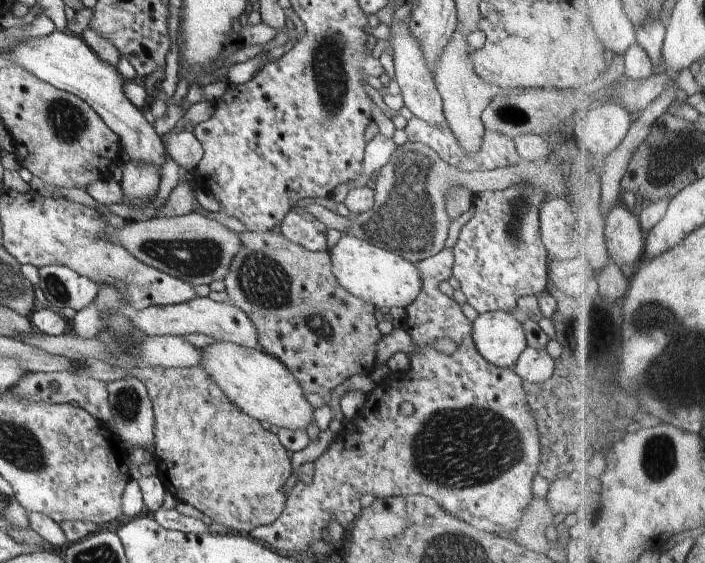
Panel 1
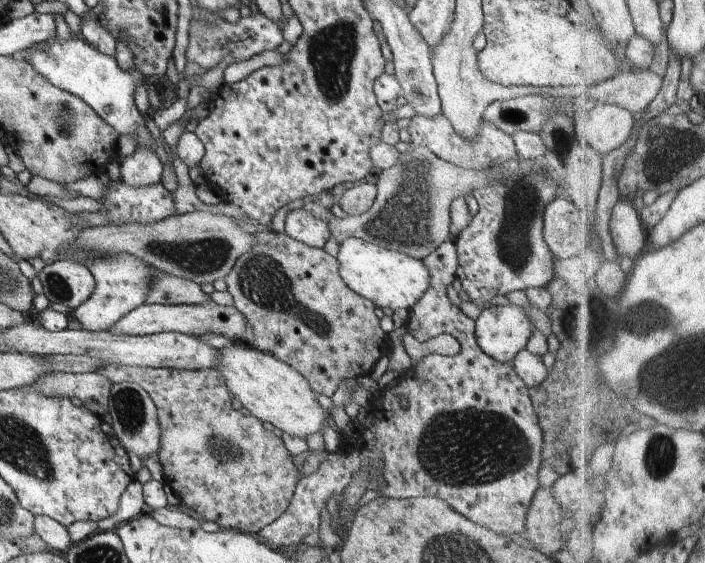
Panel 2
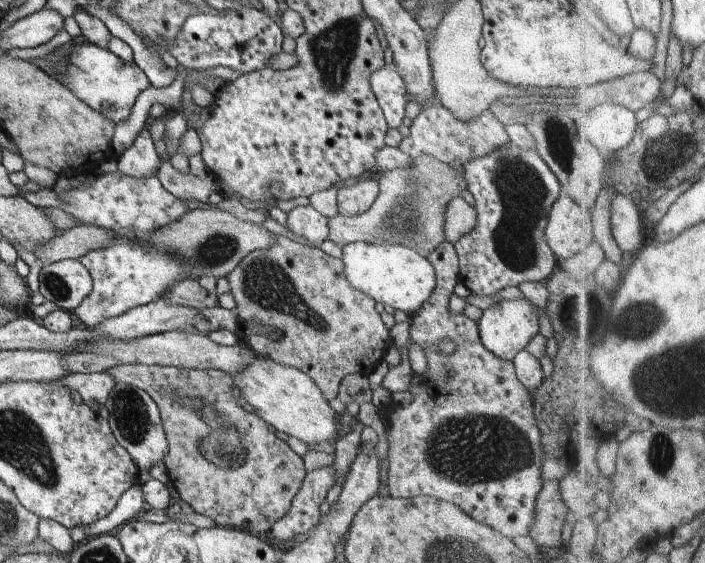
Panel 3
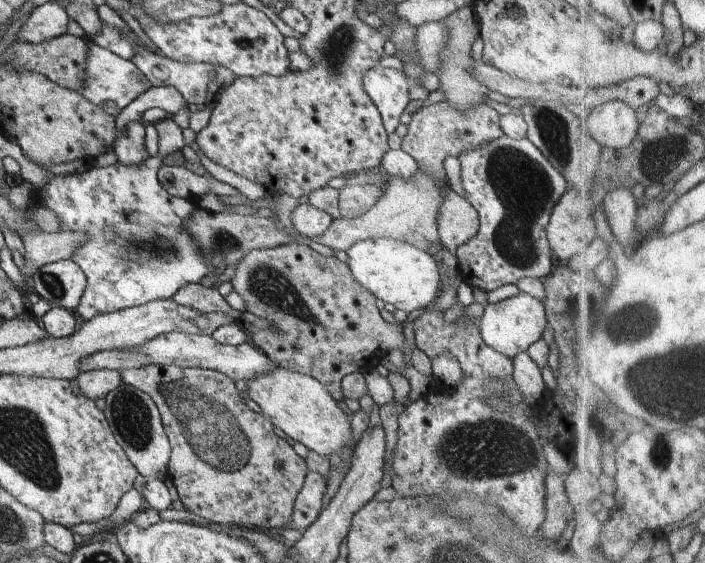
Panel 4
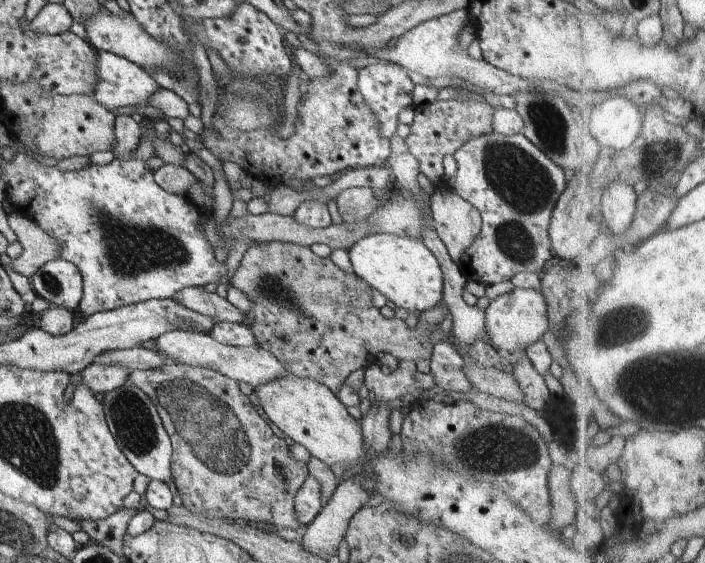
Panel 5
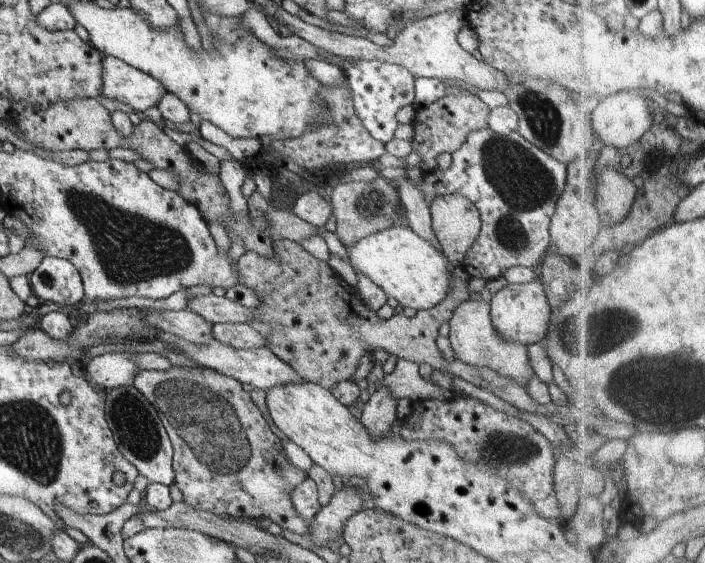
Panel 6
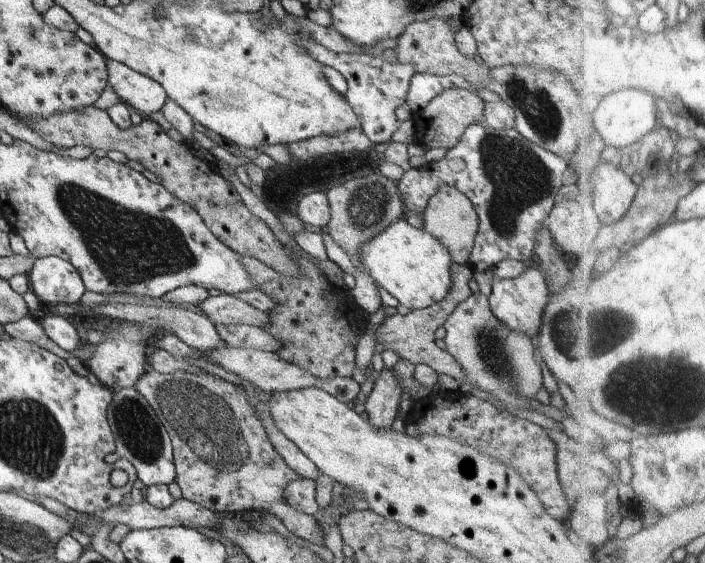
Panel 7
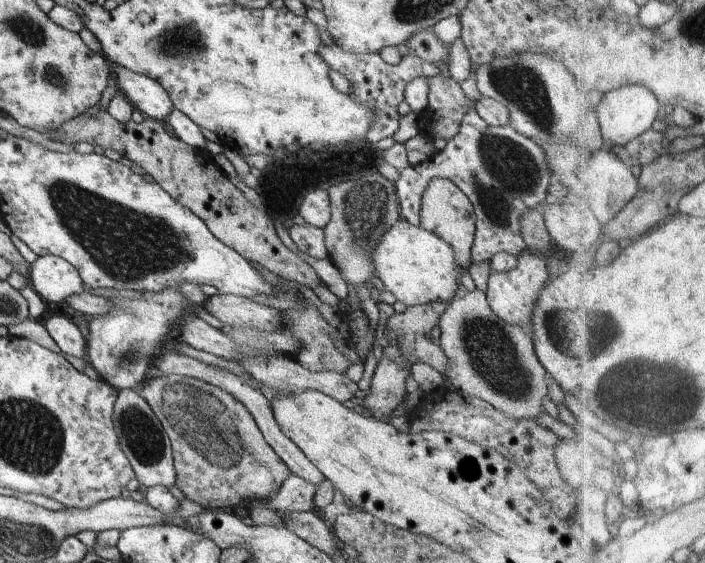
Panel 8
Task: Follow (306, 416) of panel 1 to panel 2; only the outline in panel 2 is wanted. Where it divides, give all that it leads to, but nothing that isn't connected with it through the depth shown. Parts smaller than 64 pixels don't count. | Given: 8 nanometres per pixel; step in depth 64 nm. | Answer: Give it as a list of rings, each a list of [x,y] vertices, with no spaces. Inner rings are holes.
[[[229,344],[218,350],[214,369],[220,373],[230,394],[242,404],[245,412],[295,437],[306,439],[315,432],[322,433],[327,411],[316,402],[315,392],[296,369],[252,346]]]

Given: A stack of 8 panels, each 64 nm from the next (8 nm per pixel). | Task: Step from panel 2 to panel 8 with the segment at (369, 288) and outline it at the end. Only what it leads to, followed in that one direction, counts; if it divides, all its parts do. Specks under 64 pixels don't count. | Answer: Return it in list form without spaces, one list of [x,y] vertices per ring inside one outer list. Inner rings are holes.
[[[398,219],[380,238],[371,252],[371,261],[379,286],[389,290],[397,300],[407,307],[427,305],[430,303],[446,303],[456,296],[460,288],[460,266],[455,261],[452,247],[434,233],[421,226],[412,225],[406,219]]]

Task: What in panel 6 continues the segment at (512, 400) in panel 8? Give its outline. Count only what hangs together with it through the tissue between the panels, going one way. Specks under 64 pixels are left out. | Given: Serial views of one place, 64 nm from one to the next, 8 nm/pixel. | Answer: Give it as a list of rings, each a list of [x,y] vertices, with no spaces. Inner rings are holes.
[[[482,300],[478,302],[462,301],[454,309],[448,323],[450,326],[448,338],[456,359],[469,365],[488,367],[494,372],[512,377],[521,385],[527,386],[527,382],[534,374],[527,346],[503,341],[497,335],[491,323],[489,304]]]

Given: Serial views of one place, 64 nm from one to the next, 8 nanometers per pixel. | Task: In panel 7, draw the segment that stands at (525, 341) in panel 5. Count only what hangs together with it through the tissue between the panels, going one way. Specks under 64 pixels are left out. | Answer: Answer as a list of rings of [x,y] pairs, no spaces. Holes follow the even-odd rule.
[[[535,260],[528,265],[526,272],[517,279],[494,280],[492,292],[488,297],[493,315],[505,327],[508,327],[511,331],[526,335],[533,341],[540,332],[541,320],[551,292],[551,288],[546,281],[546,274],[538,268],[537,262],[538,260]]]

